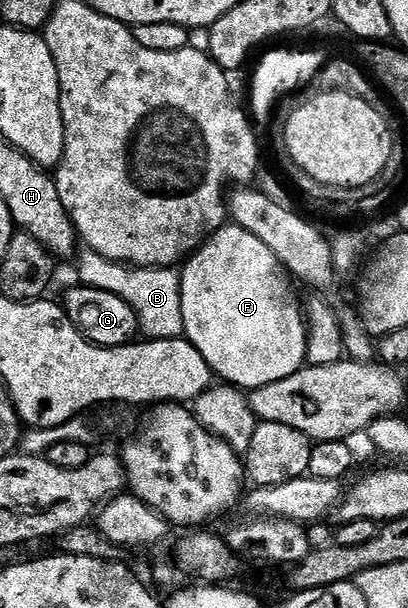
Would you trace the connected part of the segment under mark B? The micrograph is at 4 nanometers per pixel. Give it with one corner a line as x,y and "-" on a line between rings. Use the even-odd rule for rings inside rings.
82,247
77,254
78,281
93,289
105,290
129,304
139,318
139,329
148,339
182,338
180,275
171,268
132,266
113,262
91,247
-
175,273
175,274
174,274
-
147,333
147,334
145,334

